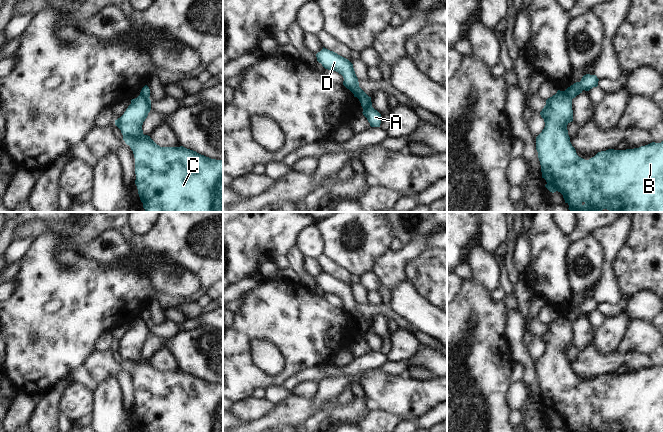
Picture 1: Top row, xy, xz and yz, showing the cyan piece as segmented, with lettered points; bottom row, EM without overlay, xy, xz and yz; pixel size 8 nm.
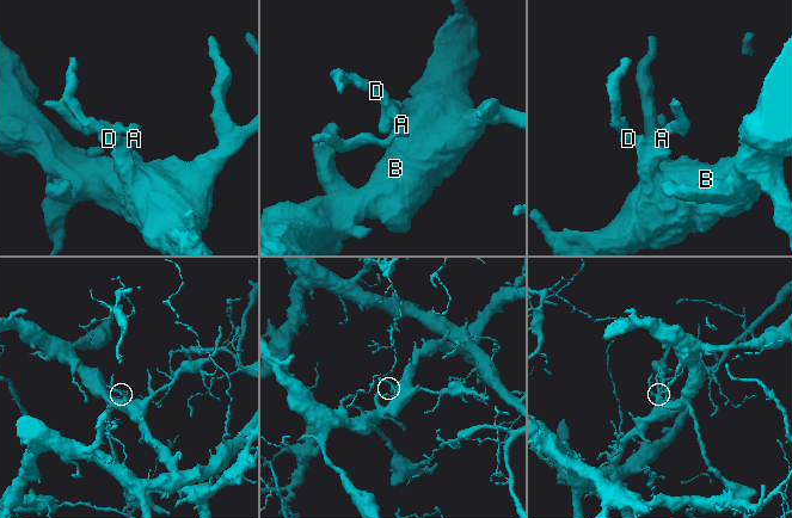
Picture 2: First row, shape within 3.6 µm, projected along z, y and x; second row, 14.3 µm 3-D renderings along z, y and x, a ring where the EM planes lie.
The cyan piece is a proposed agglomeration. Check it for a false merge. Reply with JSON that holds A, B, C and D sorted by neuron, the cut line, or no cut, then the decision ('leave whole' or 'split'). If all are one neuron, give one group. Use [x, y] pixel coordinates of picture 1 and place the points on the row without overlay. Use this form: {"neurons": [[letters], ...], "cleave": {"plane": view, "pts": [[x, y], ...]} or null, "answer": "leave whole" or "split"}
{"neurons": [["A"], ["B", "C", "D"]], "cleave": {"plane": "yz", "pts": [[562, 315], [572, 322]]}, "answer": "split"}

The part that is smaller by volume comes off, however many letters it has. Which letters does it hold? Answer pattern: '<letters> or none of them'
A

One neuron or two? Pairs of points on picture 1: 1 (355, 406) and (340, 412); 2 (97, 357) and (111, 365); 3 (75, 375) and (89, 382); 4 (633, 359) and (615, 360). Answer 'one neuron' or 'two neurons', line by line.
1: one neuron
2: one neuron
3: one neuron
4: one neuron

